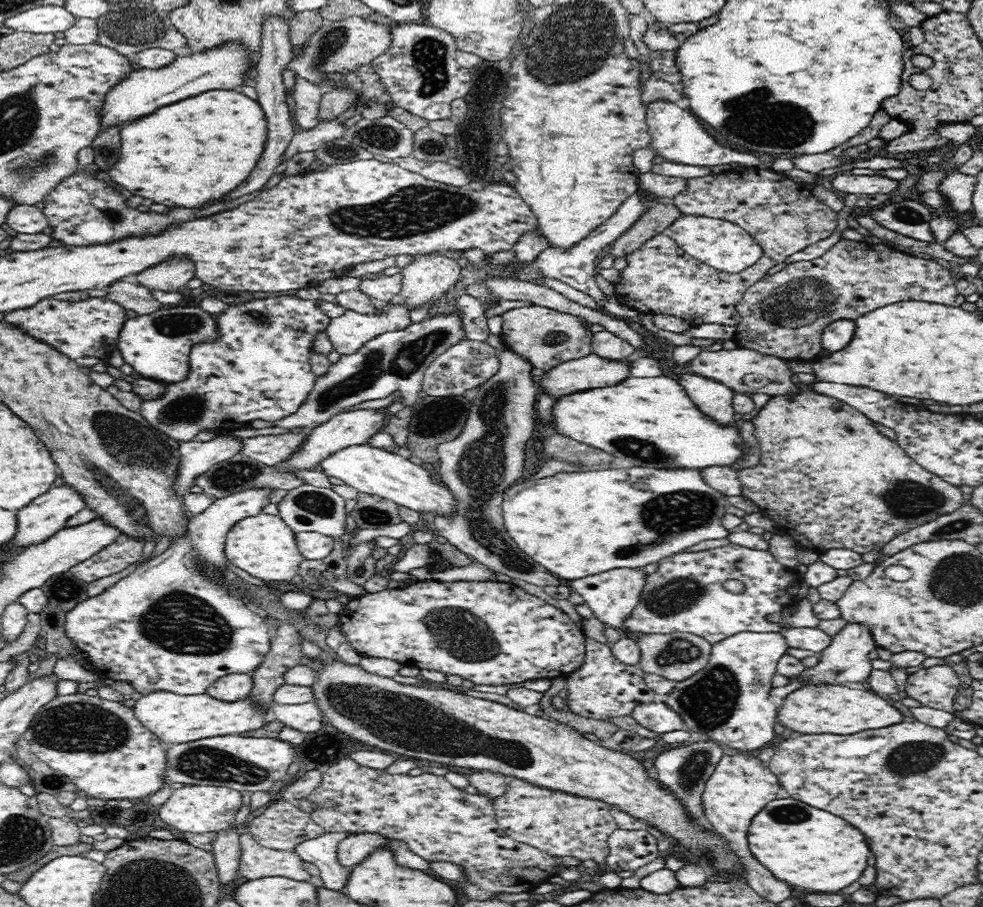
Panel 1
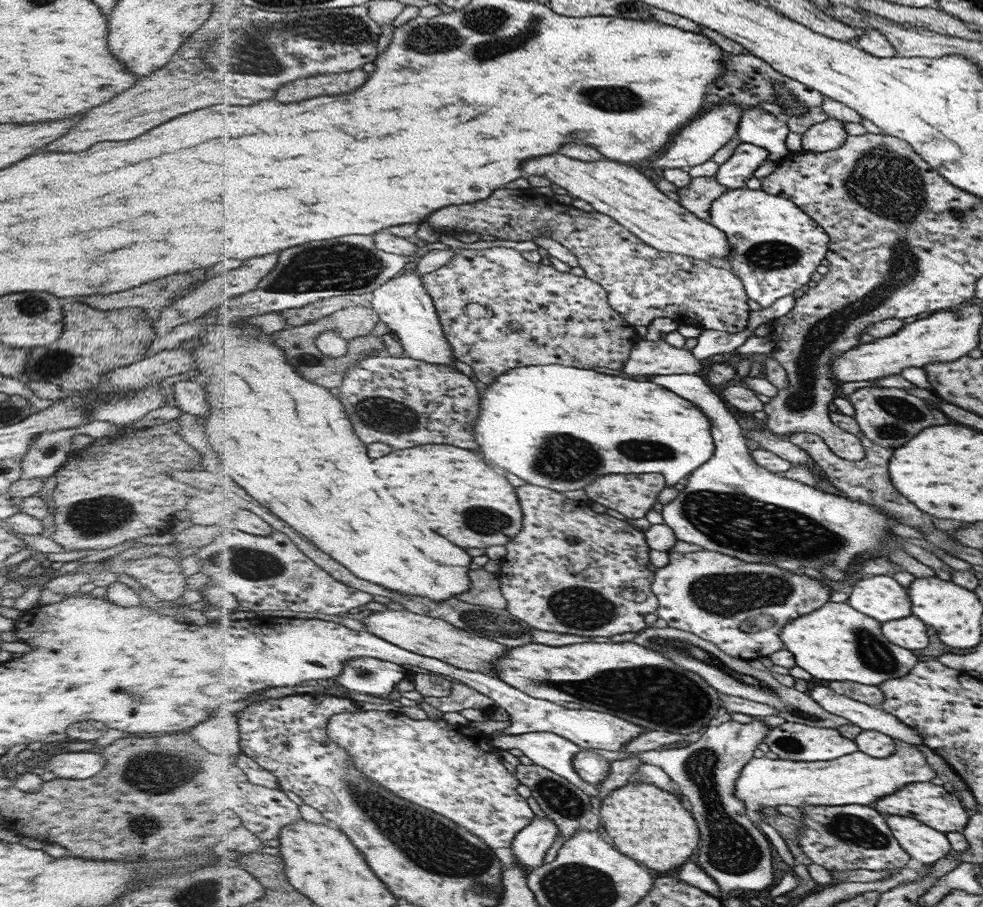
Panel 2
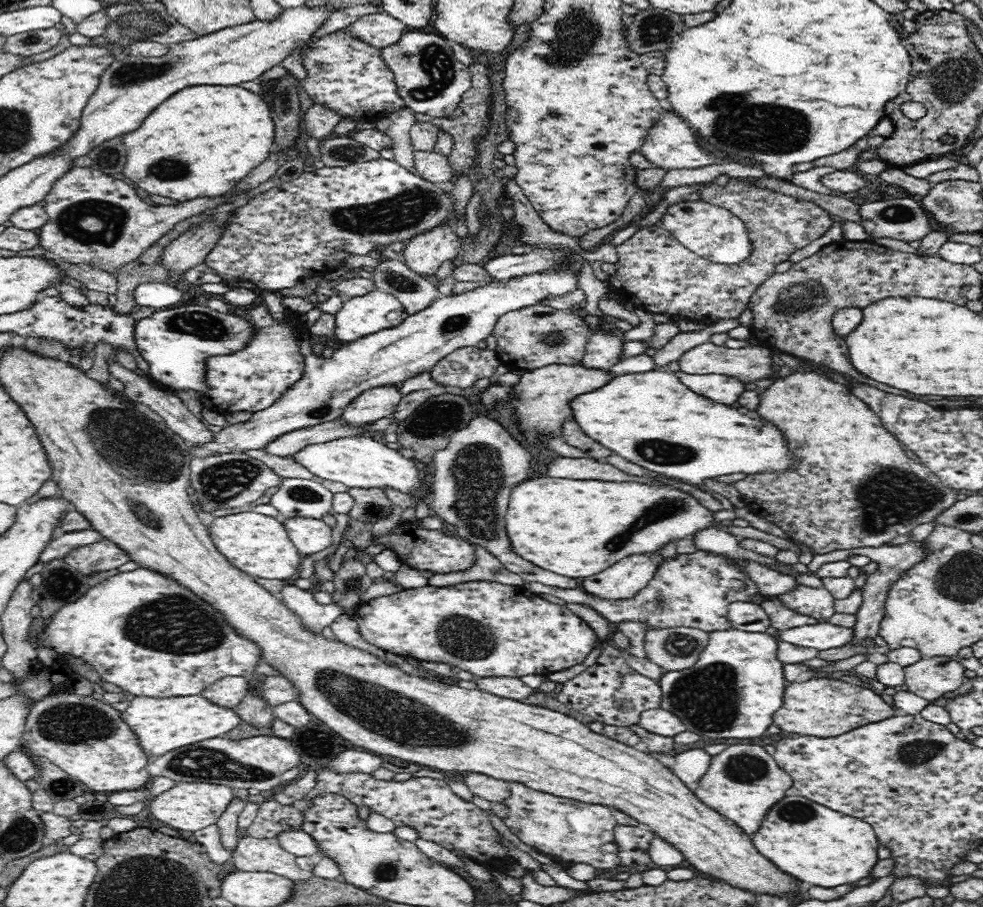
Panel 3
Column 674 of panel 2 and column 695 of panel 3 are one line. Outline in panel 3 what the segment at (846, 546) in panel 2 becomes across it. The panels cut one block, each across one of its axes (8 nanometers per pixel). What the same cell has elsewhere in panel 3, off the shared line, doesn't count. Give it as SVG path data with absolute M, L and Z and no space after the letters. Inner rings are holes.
M680 372L678 378L686 382L690 390L698 390L698 394L710 394L710 398L718 398L718 402L733 404L749 386L740 377L726 374L686 374ZM536 478L518 484L510 494L506 512L506 530L512 548L518 556L570 578L588 578L606 570L630 554L660 550L668 542L696 535L714 525L714 512L708 510L689 493L668 484L652 480L652 484L638 482L604 482L604 480L570 480L570 478Z

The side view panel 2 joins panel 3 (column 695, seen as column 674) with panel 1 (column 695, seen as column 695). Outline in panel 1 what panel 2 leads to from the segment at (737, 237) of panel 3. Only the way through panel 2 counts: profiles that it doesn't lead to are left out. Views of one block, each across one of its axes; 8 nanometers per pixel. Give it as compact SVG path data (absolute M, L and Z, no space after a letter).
M684 213L670 225L670 232L671 238L690 256L727 273L734 274L755 265L763 253L748 231L728 219Z

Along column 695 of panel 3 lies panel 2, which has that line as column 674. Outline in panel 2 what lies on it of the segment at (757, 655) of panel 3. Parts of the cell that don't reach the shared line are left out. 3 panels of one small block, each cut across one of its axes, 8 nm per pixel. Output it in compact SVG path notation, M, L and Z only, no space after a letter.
M592 641L568 646L548 646L532 642L511 648L508 656L500 657L500 660L495 662L495 671L496 677L502 682L530 696L559 705L563 702L577 701L582 709L604 711L644 726L646 730L692 734L692 732L700 732L712 718L716 718L723 711L720 692L702 675L685 670L671 662L668 654L660 654L658 650L648 650L647 647L634 641L626 643Z

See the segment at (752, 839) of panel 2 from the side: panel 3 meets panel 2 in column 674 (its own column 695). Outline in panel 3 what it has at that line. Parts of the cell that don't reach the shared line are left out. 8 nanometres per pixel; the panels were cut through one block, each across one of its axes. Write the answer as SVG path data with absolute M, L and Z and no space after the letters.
M693 748L685 750L673 758L674 764L669 767L682 782L690 787L695 787L699 778L706 774L711 763L711 756L704 749Z

